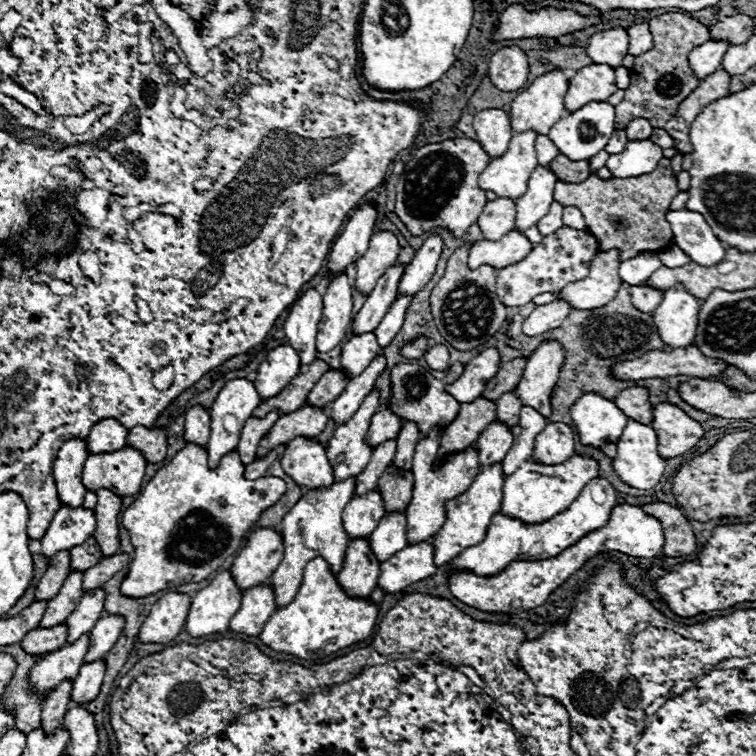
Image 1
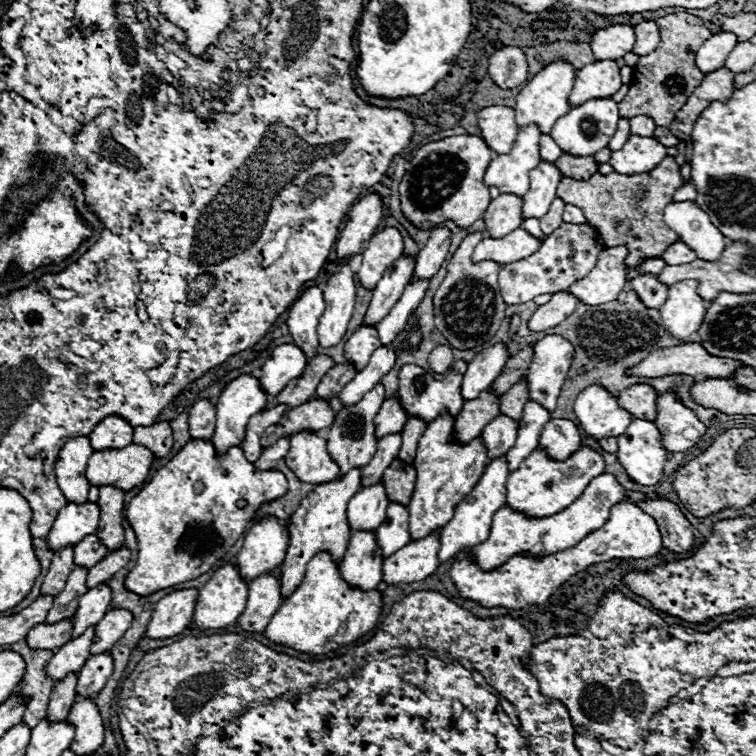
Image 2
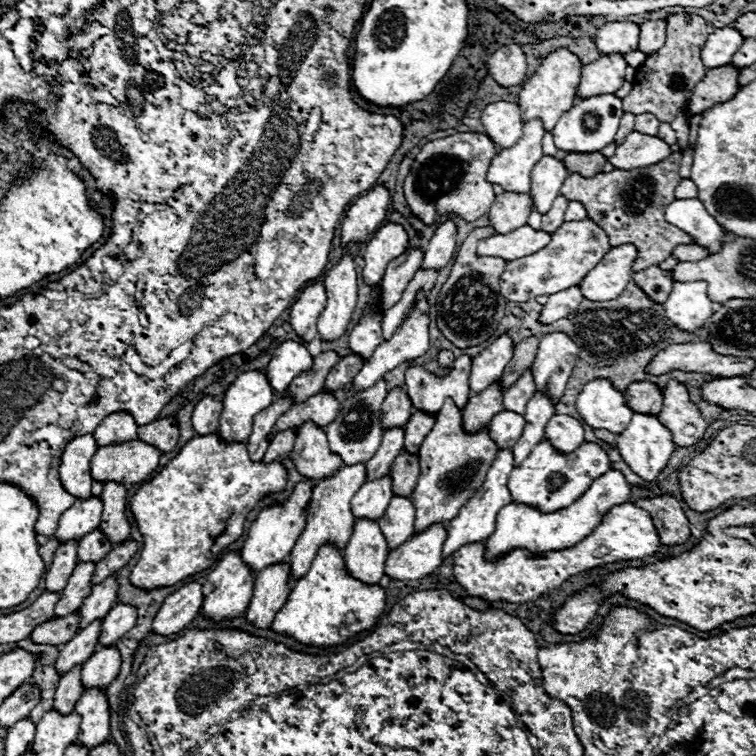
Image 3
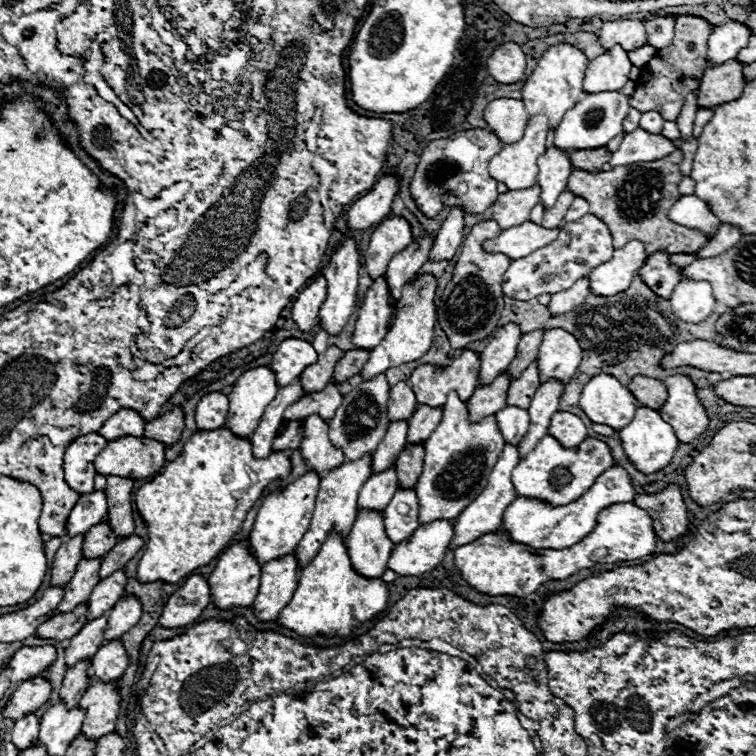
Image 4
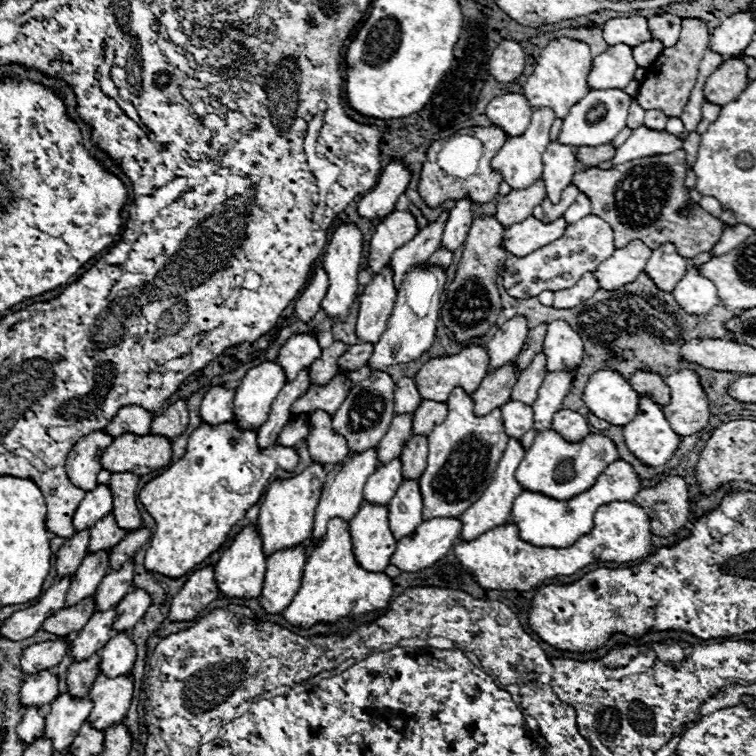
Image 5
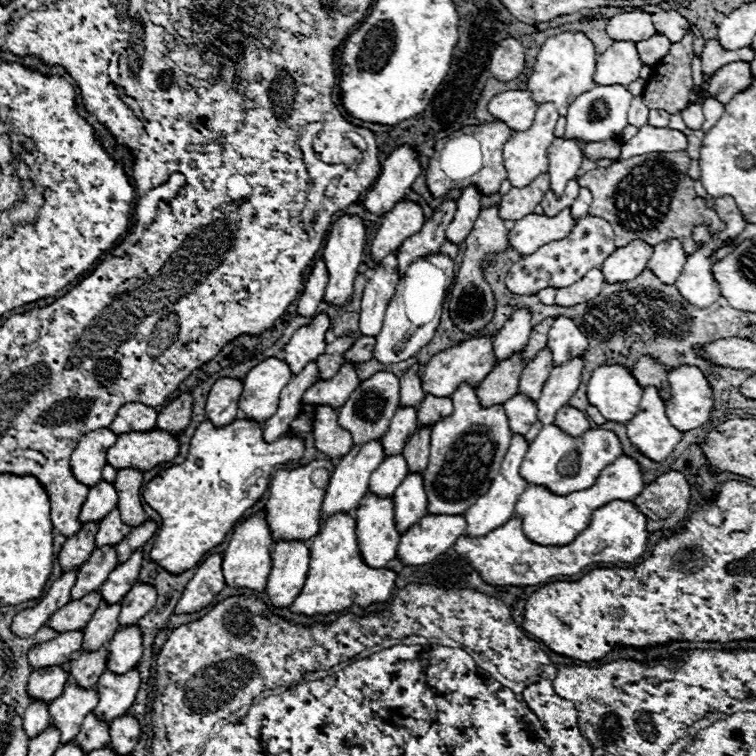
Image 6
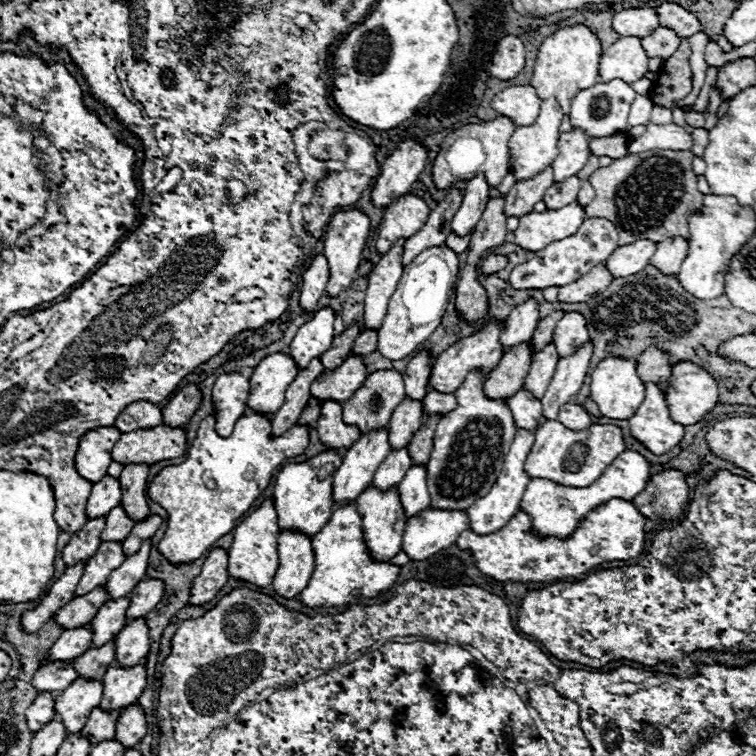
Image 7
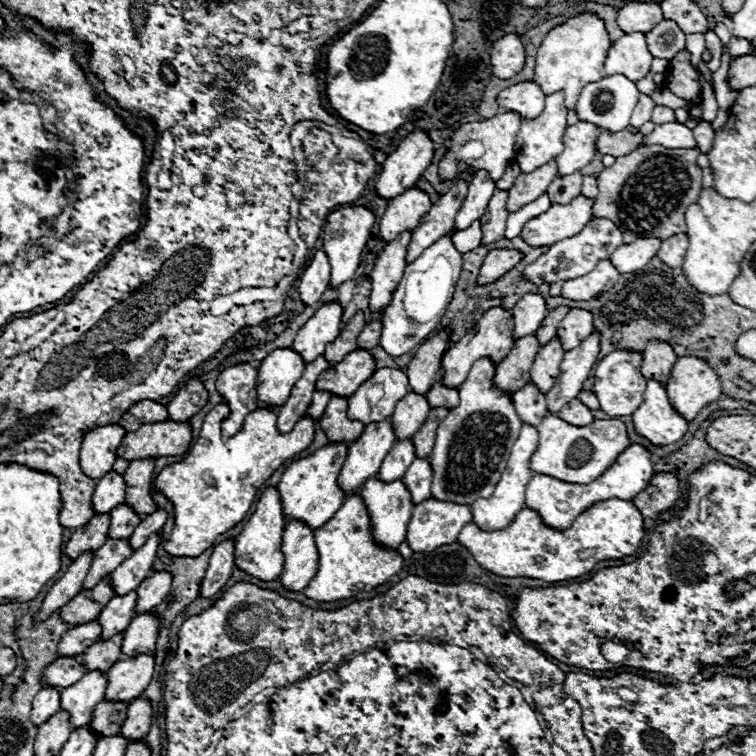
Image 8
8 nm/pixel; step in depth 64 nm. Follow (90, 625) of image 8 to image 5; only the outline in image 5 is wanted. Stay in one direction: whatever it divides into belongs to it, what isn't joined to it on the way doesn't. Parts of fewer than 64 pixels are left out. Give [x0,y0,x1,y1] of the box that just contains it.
[22,636,72,674]

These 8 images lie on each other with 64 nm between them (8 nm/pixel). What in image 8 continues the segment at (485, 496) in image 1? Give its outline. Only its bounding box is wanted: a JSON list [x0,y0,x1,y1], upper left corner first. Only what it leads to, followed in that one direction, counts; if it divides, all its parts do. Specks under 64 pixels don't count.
[470,424,538,530]

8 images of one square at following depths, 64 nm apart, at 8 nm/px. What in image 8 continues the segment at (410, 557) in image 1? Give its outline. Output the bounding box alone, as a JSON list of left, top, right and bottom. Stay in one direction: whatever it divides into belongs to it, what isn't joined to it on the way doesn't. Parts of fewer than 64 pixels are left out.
[406,498,472,552]

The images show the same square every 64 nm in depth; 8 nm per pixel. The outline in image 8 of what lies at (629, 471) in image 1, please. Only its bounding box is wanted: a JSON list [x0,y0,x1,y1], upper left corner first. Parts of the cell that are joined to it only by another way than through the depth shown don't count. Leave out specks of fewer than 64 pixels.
[632,380,688,444]

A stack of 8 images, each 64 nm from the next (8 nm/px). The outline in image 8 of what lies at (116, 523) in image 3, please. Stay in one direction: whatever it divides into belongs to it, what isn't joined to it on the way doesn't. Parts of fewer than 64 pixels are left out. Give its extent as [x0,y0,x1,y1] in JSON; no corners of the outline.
[126,460,156,514]

